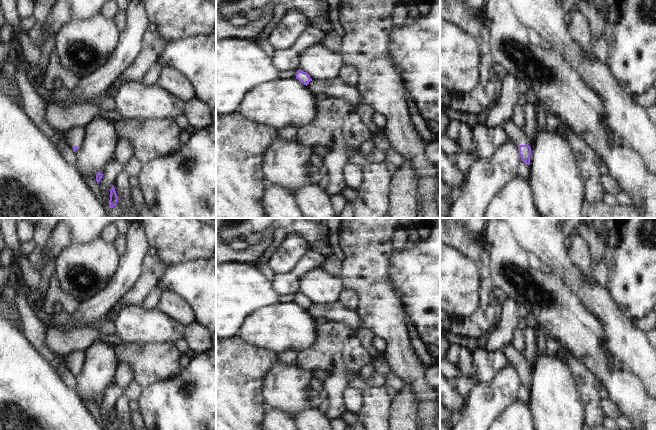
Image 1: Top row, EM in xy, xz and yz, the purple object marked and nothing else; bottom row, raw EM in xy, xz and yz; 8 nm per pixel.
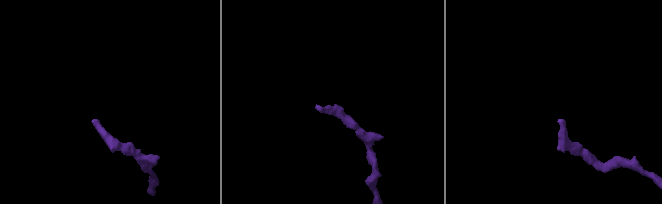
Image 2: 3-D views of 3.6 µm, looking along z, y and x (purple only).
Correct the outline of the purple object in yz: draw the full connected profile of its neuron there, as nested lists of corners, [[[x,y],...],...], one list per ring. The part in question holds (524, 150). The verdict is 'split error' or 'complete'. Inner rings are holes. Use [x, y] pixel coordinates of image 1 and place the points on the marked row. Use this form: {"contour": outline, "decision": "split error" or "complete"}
{"contour": [[[512,119],[505,121],[501,125],[501,128],[507,133],[509,138],[513,139],[519,145],[518,149],[521,160],[527,165],[530,165],[531,148],[528,145],[525,132]]], "decision": "split error"}

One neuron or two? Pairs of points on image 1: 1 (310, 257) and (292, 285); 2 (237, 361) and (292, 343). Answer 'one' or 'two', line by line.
1: one
2: two

